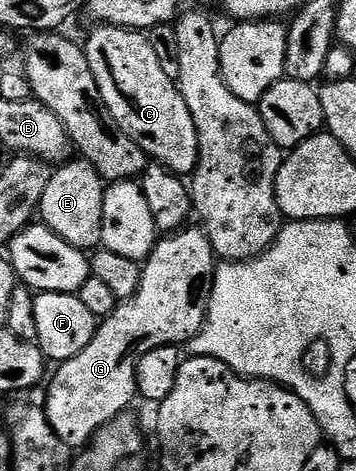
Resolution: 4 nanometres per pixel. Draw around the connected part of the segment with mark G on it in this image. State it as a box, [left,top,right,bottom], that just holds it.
[45,227,217,447]

